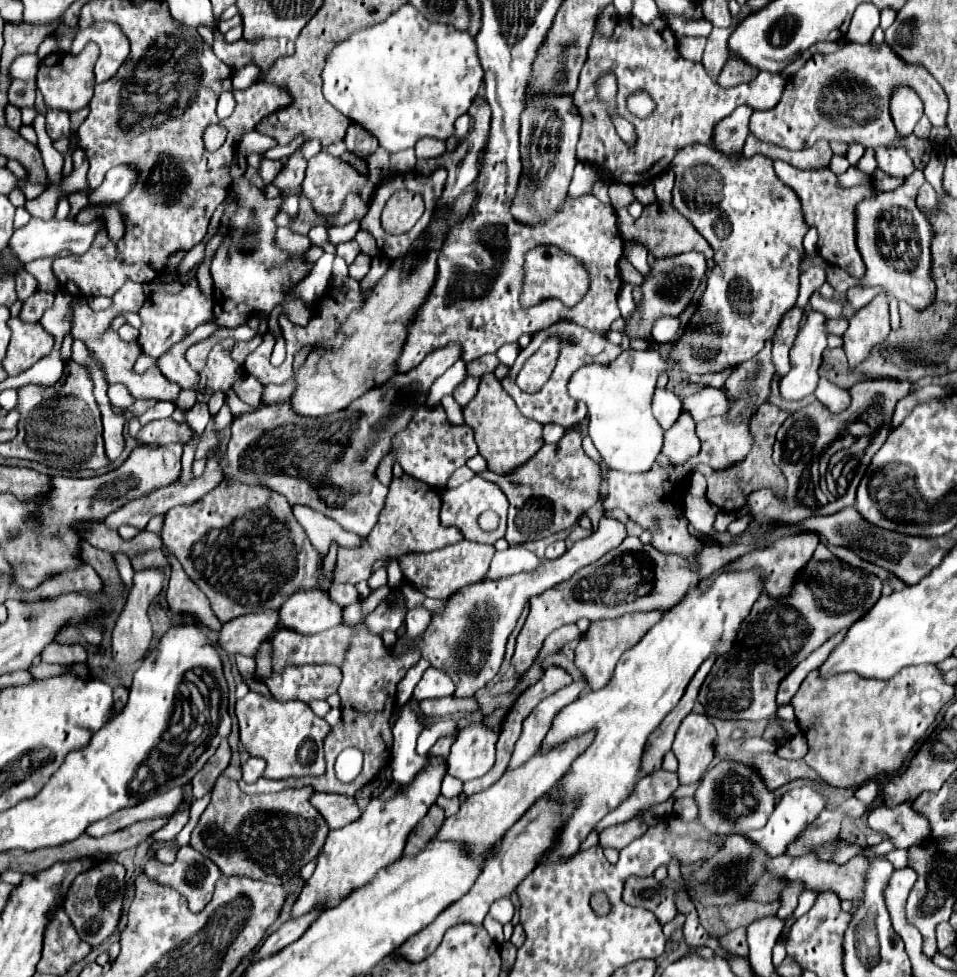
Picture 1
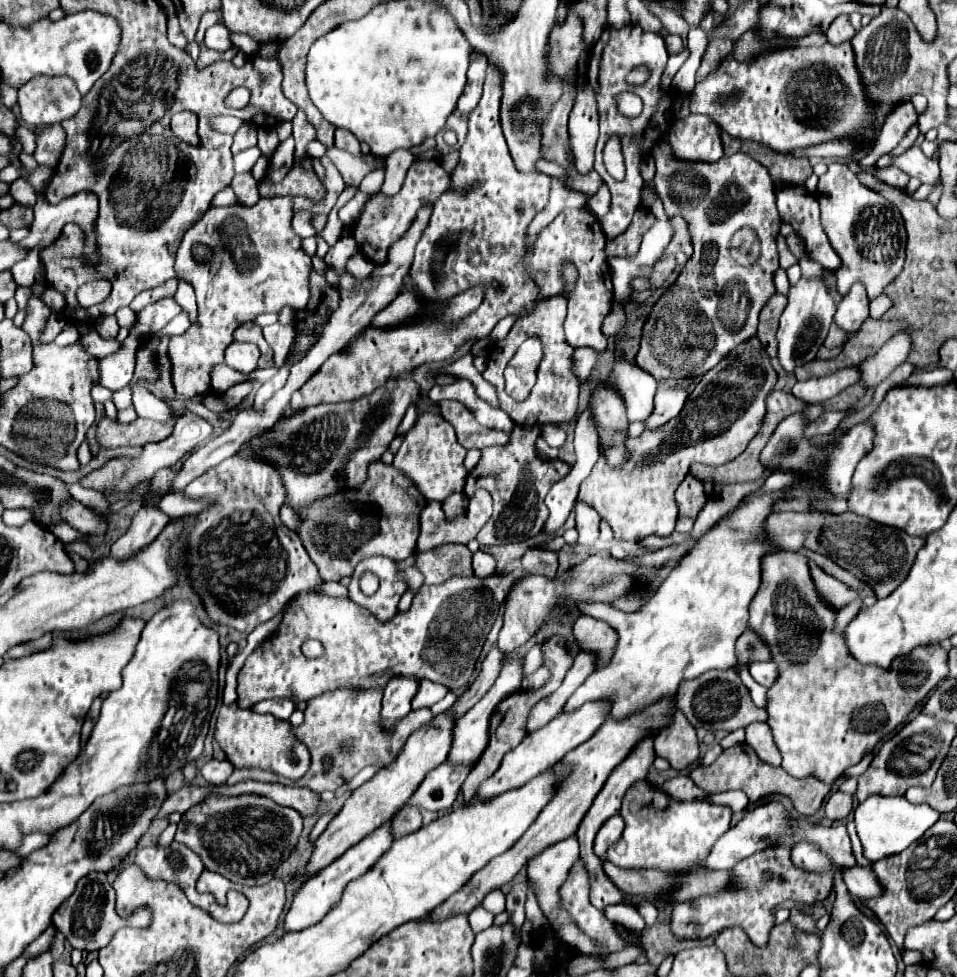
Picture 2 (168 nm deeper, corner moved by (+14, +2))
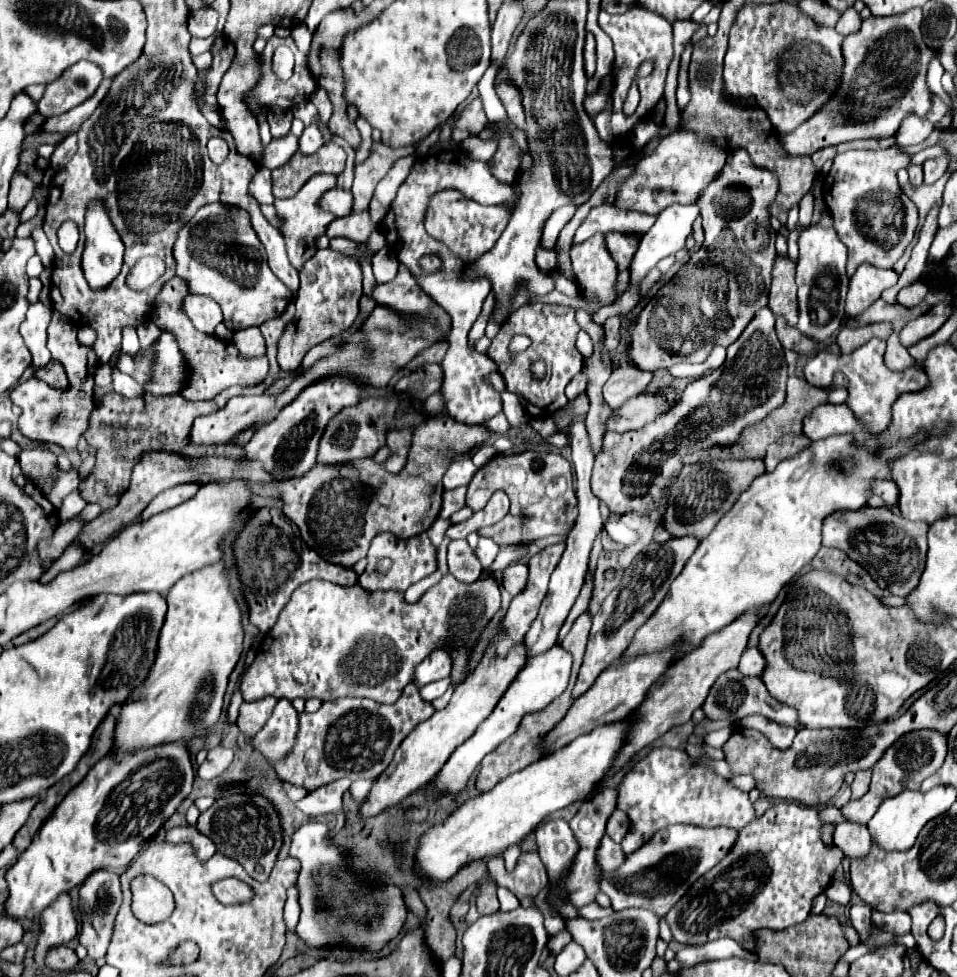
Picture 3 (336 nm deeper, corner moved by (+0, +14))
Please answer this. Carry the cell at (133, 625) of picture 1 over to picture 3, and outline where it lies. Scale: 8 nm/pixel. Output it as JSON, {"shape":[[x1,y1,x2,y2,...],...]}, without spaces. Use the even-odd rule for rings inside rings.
{"shape":[[183,483,183,485,177,485,177,487,171,487,171,489,165,489,163,493,159,493,149,505,147,509,141,513,141,519,149,519,165,509,171,509,171,507,177,507,179,503,191,499,195,493,197,493,199,485,197,483]]}

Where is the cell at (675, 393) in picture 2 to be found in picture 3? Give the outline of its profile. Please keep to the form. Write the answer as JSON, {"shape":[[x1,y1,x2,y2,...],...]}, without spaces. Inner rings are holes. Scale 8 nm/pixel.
{"shape":[[655,393,639,395,627,401,627,405,621,405,611,413,611,421,607,421,605,431,625,433,629,429,641,429,643,425,655,421,663,411,667,411,667,403,663,397]]}

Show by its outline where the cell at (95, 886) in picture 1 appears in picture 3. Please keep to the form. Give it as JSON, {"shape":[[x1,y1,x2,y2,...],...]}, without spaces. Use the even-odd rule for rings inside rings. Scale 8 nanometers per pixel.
{"shape":[[95,871,79,891,79,909,81,909,81,933,79,943,87,949,91,959,103,959,107,953,107,945,113,933,113,921,121,907,121,883,119,875,113,871]]}

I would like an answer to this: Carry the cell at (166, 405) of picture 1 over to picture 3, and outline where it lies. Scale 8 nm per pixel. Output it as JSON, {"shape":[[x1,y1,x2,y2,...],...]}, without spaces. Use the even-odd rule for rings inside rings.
{"shape":[[113,369,113,375,111,377,113,377,113,389,117,393,125,395,125,397,141,397,145,393,143,387,137,381,133,381,129,375,121,373,119,369]]}

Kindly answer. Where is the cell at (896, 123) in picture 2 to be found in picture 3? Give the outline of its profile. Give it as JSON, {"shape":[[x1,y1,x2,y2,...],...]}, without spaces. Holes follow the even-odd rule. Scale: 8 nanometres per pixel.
{"shape":[[911,115,903,121,899,133,897,133,897,145,905,147,905,145,919,145,923,143,933,131,933,123,923,119,923,117,917,117,917,115]]}

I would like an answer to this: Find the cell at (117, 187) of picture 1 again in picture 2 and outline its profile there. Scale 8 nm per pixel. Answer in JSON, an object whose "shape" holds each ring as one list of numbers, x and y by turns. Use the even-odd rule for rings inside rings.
{"shape":[[79,191,57,205,47,203,45,195,39,195,37,205,33,207,35,221,31,223,31,235,21,241,21,245,33,249,39,241,51,243,55,239,55,227,65,223,77,223,85,231,85,243,89,247,89,255,85,255,91,263,97,263,97,253,93,251,93,221,97,217,97,195,91,191]]}

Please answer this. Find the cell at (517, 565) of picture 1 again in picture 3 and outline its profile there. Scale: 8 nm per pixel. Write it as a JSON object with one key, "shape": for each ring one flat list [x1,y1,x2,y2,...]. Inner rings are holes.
{"shape":[[485,537,479,539,479,543,475,547,475,555,479,557,479,561,481,561,483,567,489,567,493,563,493,559,495,559,497,553,499,553,499,545,495,541,485,539]]}

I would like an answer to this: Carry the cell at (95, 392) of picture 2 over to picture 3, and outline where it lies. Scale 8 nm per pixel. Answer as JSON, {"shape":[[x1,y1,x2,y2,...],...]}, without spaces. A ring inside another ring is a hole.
{"shape":[[109,363,99,365,97,371,95,371,95,375,93,375,93,379,95,379,95,385,99,385,99,387,111,385,111,365]]}

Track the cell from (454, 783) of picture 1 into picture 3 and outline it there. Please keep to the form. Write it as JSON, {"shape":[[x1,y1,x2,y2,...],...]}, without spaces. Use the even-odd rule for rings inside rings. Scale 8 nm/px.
{"shape":[[553,645,553,649,547,649,545,653,539,653,535,657,529,659,529,663,519,671,519,675,515,677,515,681,511,683,511,687,505,691,505,695,501,697,501,701,497,703,495,711,479,725,479,729,475,731,475,735,471,739,467,739,467,743,463,743,451,757,449,761,443,765,443,769,435,775,435,779,425,787,425,791,433,791,433,789,443,789,443,791,461,791,467,781,469,775,475,771,475,767,481,763,481,759,491,753,495,749,495,745,499,745,501,741,505,741,511,733,515,733,515,729,519,727,519,721,527,715,527,713,535,713,539,709,545,709,555,697,559,697,565,689,567,689,567,681,569,681,569,673,571,673,571,653,567,653,561,645]]}

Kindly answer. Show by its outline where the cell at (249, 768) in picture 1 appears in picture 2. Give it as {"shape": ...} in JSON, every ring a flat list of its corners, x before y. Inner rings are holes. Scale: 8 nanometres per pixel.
{"shape":[[211,759,201,767,201,775,211,783,211,785,223,785,229,779,229,773,233,773,233,765,229,761,217,761],[221,781,221,783,215,783]]}

